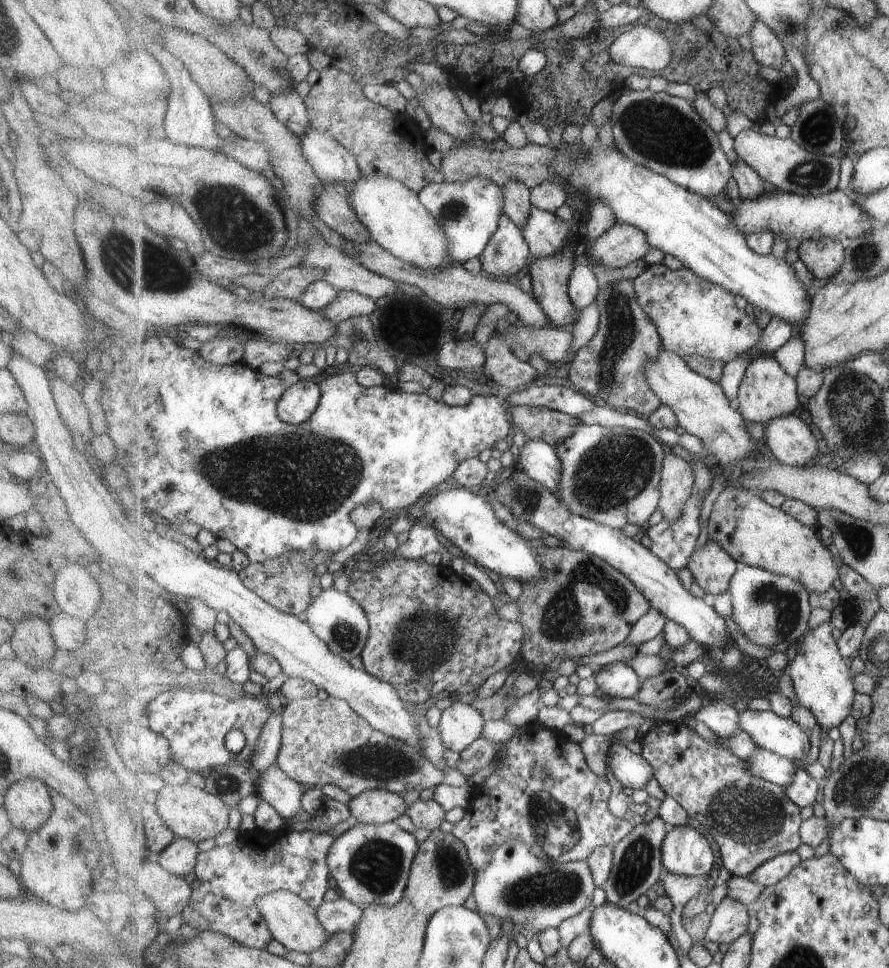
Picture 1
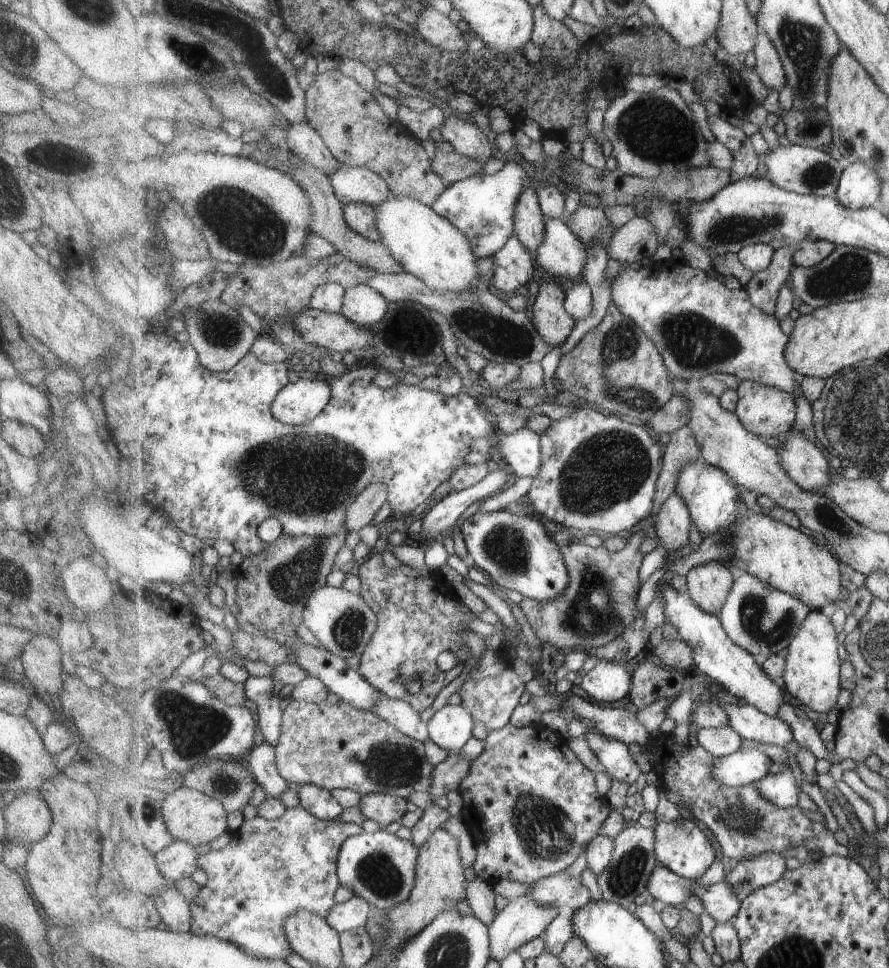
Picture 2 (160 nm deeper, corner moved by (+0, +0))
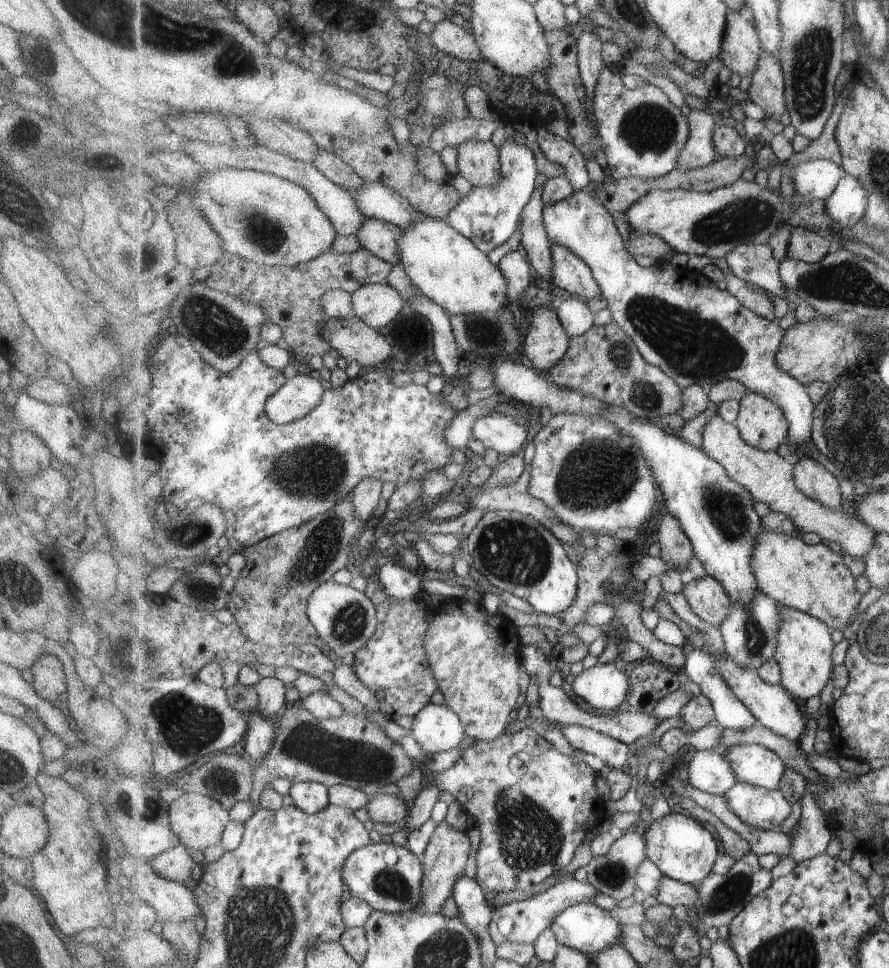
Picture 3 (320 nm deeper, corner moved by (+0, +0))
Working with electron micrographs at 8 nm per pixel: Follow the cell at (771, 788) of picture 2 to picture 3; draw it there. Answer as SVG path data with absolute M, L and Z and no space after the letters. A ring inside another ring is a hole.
M738 782L724 797L729 808L745 824L758 829L777 829L791 814L791 803L780 790L772 791Z

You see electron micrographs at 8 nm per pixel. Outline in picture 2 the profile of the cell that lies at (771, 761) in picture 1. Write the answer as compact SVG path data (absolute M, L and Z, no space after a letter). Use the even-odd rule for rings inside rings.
M758 749L737 751L724 757L715 757L711 776L730 787L750 785L770 774L771 758Z

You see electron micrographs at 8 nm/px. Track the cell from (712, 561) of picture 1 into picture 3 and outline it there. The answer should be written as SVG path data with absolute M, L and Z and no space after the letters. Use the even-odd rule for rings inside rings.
M713 577L693 579L684 586L682 593L693 612L706 623L719 627L731 614L732 600L725 592L725 587Z

